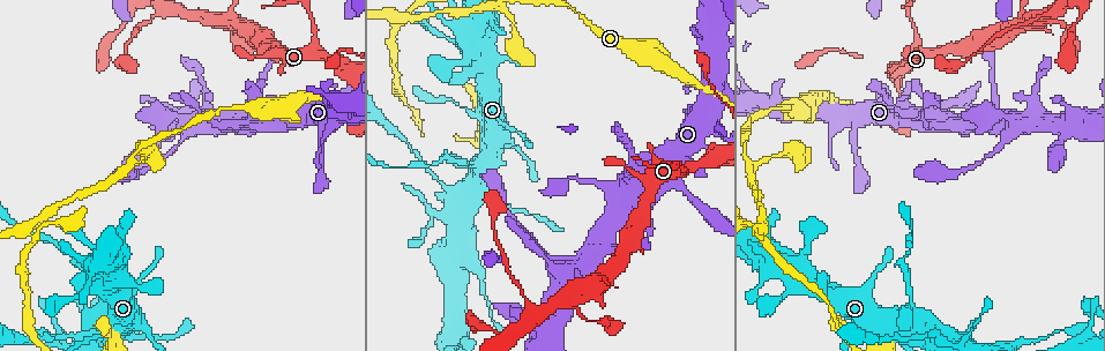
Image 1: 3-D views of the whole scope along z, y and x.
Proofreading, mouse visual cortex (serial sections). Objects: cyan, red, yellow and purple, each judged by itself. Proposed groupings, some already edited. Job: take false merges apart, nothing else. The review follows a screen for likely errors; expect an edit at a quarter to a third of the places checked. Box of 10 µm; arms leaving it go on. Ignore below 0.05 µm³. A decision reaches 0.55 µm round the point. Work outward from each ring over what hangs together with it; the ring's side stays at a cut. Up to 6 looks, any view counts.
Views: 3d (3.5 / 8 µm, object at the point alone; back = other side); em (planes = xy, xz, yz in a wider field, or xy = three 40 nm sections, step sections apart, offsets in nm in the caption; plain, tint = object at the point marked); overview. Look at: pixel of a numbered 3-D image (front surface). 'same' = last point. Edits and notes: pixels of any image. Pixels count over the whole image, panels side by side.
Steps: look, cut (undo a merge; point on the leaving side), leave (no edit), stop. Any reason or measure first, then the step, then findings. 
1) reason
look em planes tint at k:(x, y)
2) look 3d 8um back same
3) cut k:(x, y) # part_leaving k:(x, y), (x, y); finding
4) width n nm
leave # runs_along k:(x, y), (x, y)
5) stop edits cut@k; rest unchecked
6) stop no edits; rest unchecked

calibre changes
look 3d 8um back at 1:(545, 251)

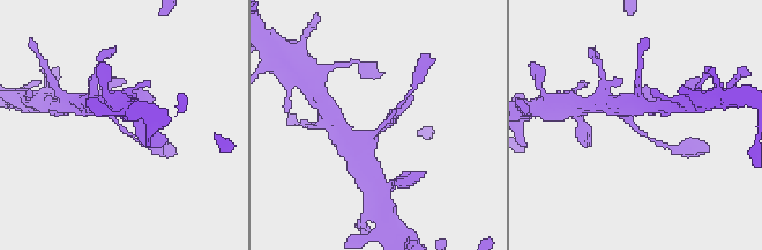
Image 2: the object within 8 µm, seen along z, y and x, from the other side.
arm_widths 150, 500 nm
look em xy step 3 tint same

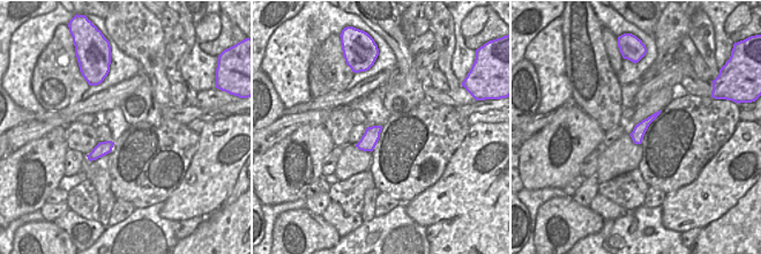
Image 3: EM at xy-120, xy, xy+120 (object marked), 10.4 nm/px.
leave # runs_along 2:(358, 145), (372, 137), (398, 107); one cell here

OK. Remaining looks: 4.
three-way junction
look 3d 3.5um at 1:(158, 11)

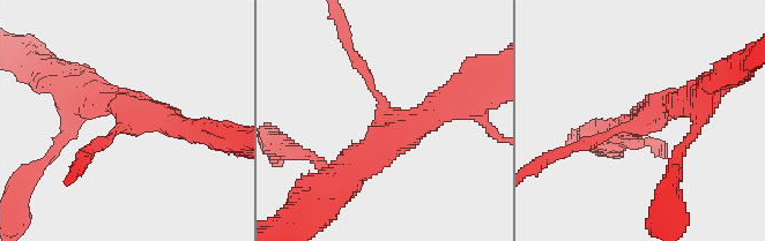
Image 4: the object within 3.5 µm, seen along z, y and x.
arms 3; arm_widths 150, 300, 300 nm
look em planes tint at 4:(386, 112)

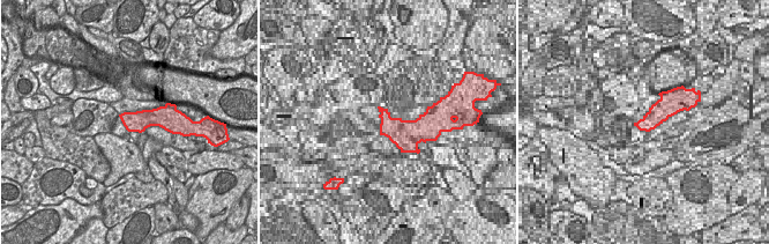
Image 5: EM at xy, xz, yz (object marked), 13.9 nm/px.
cut it another way
look em xy step 1 tint same

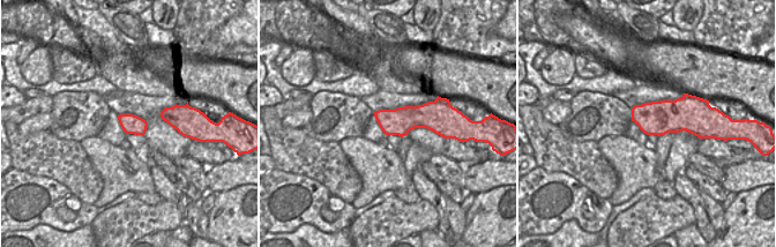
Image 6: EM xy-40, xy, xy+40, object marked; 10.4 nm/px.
leave # runs_along 4:(448, 97), (399, 123), (353, 53); all the same cell

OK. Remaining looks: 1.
stop no edits; rest unchecked

